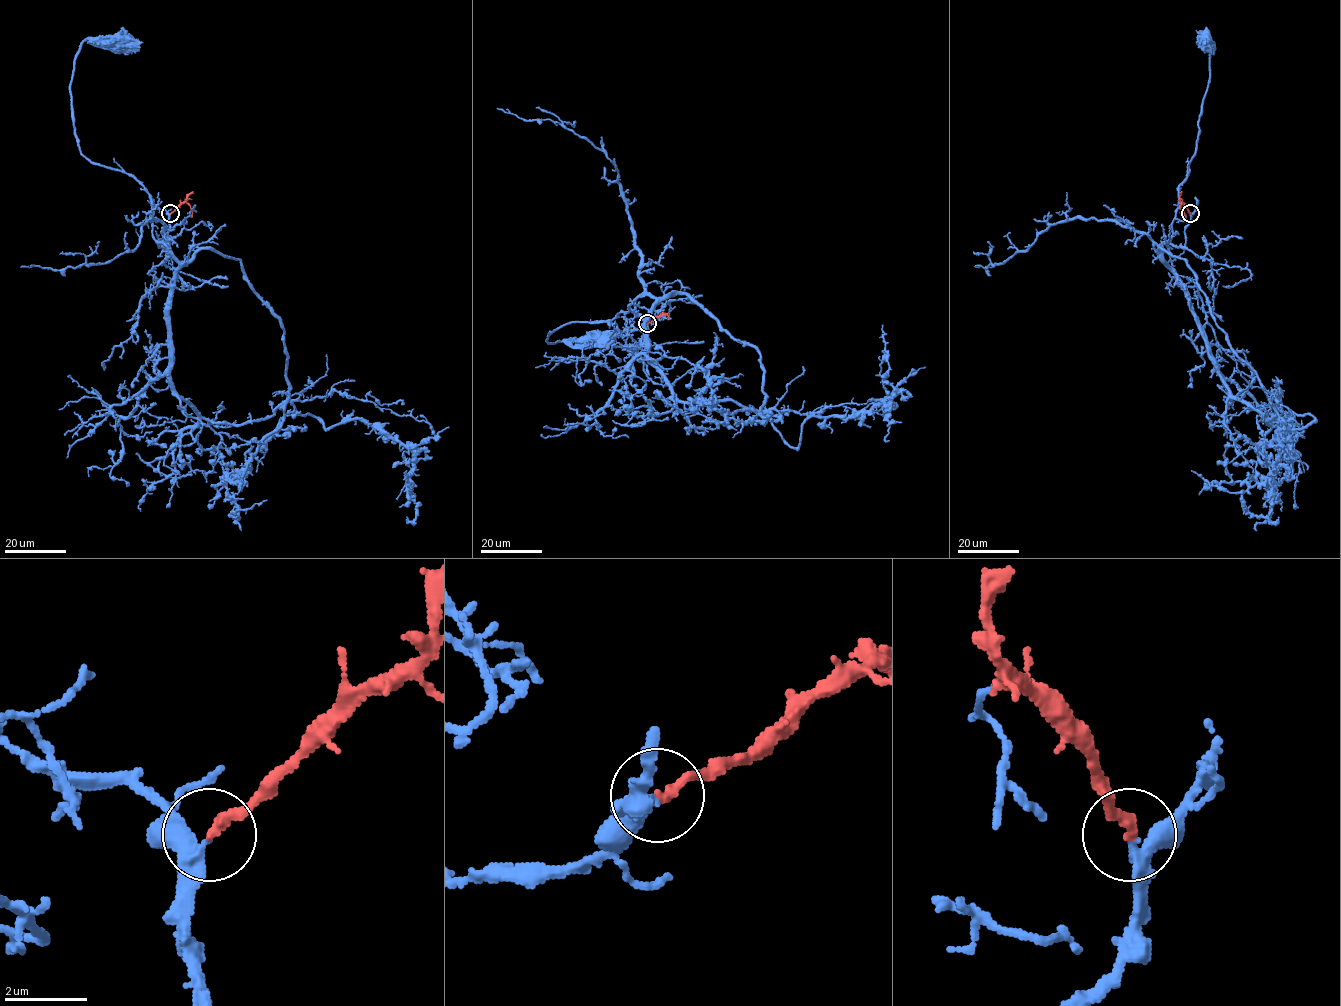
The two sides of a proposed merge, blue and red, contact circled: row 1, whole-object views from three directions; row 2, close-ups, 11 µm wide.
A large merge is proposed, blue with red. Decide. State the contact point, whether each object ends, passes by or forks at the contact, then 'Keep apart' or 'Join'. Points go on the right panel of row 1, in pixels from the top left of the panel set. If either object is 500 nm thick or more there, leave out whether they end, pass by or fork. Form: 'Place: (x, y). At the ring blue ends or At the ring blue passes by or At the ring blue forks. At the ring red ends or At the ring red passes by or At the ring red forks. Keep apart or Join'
Place: (1190, 213). At the ring blue passes by. At the ring red ends. Join

